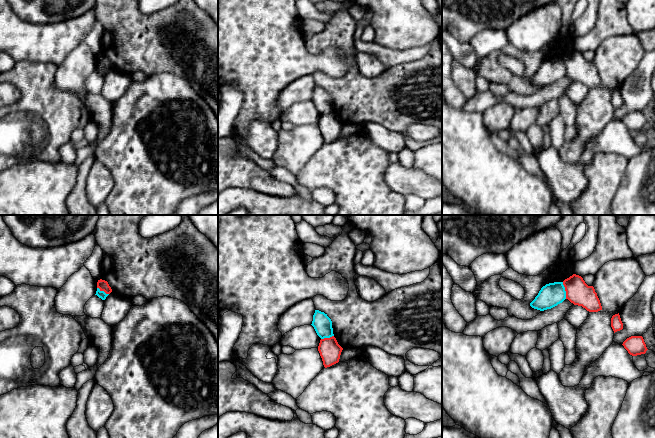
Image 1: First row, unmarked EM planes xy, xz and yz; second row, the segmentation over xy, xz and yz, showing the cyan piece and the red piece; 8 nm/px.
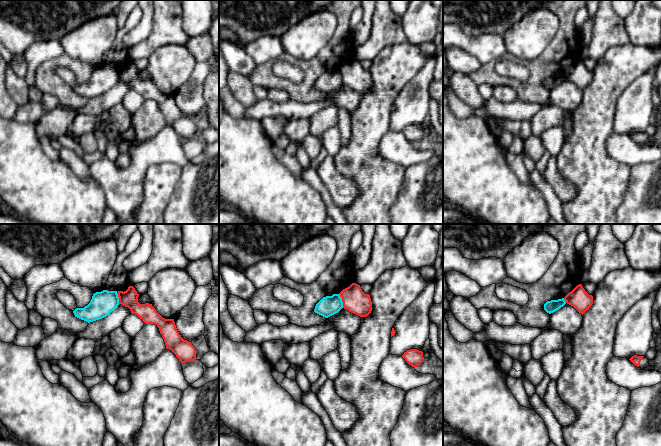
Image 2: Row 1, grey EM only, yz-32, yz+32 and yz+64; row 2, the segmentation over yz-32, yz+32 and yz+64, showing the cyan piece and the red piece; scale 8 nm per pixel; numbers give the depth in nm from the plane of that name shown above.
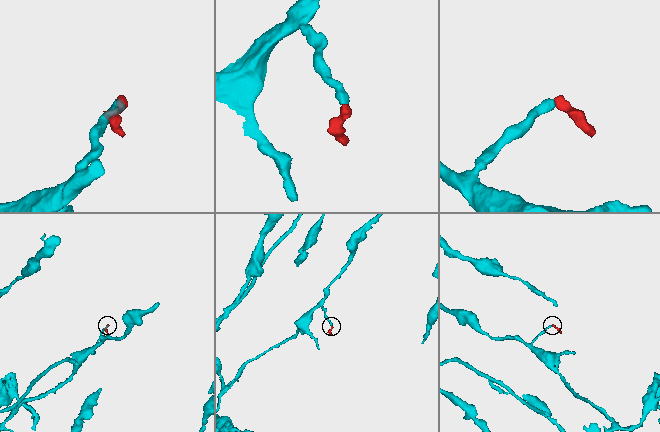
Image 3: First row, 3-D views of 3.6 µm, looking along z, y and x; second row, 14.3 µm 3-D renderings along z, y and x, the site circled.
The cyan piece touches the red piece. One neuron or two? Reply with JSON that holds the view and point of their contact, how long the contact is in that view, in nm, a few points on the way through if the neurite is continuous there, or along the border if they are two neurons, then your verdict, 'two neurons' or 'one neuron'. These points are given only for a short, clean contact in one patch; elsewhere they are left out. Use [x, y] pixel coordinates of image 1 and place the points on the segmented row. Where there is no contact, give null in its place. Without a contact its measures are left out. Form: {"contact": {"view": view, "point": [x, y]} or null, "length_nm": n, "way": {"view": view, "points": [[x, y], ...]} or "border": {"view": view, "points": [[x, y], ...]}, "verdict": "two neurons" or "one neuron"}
{"contact": {"view": "yz", "point": [564, 290]}, "length_nm": 140, "border": {"view": "yz", "points": [[562, 282], [566, 298]]}, "verdict": "two neurons"}

